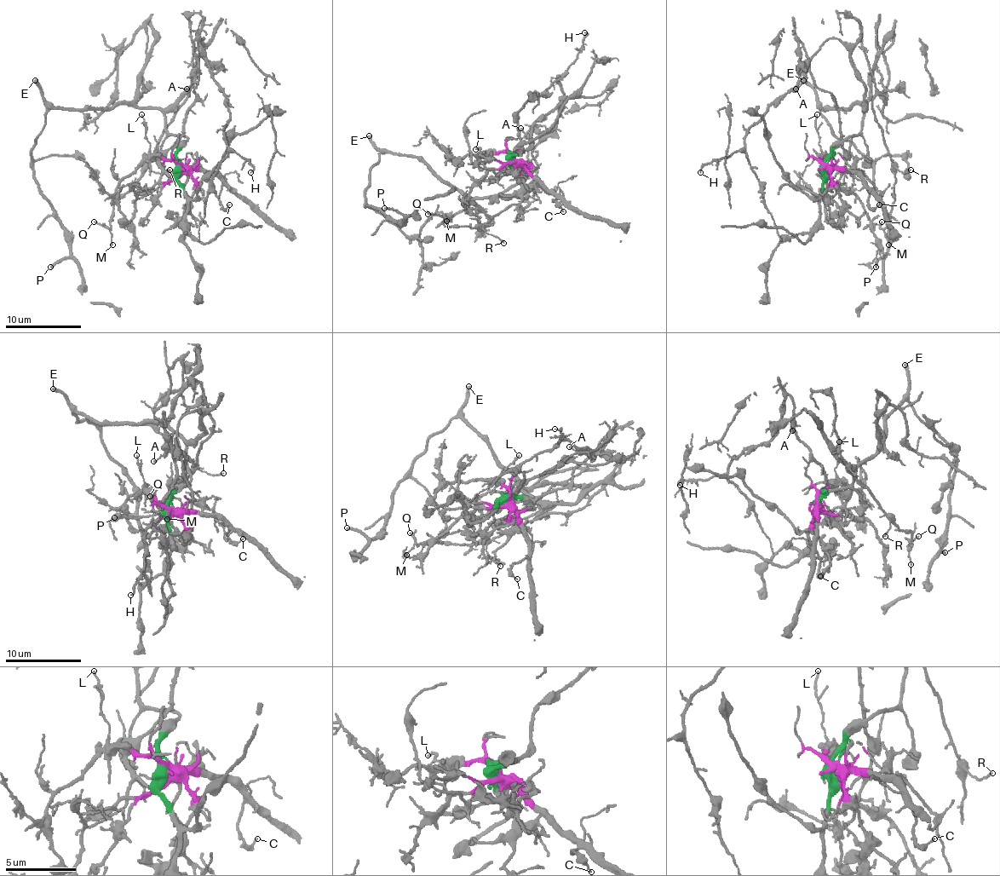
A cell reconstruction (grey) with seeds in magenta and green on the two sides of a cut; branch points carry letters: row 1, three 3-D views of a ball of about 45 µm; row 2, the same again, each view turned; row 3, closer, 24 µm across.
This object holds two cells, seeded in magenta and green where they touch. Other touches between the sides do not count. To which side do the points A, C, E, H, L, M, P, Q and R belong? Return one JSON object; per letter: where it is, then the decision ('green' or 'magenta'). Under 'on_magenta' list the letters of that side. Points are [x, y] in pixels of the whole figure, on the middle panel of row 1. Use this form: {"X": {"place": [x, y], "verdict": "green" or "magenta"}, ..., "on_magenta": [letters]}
{"A": {"place": [520, 128], "verdict": "green"}, "C": {"place": [563, 211], "verdict": "magenta"}, "E": {"place": [369, 135], "verdict": "green"}, "H": {"place": [584, 32], "verdict": "green"}, "L": {"place": [475, 149], "verdict": "magenta"}, "M": {"place": [446, 221], "verdict": "green"}, "P": {"place": [384, 208], "verdict": "green"}, "Q": {"place": [428, 214], "verdict": "green"}, "R": {"place": [503, 243], "verdict": "green"}, "on_magenta": ["C", "L"]}

